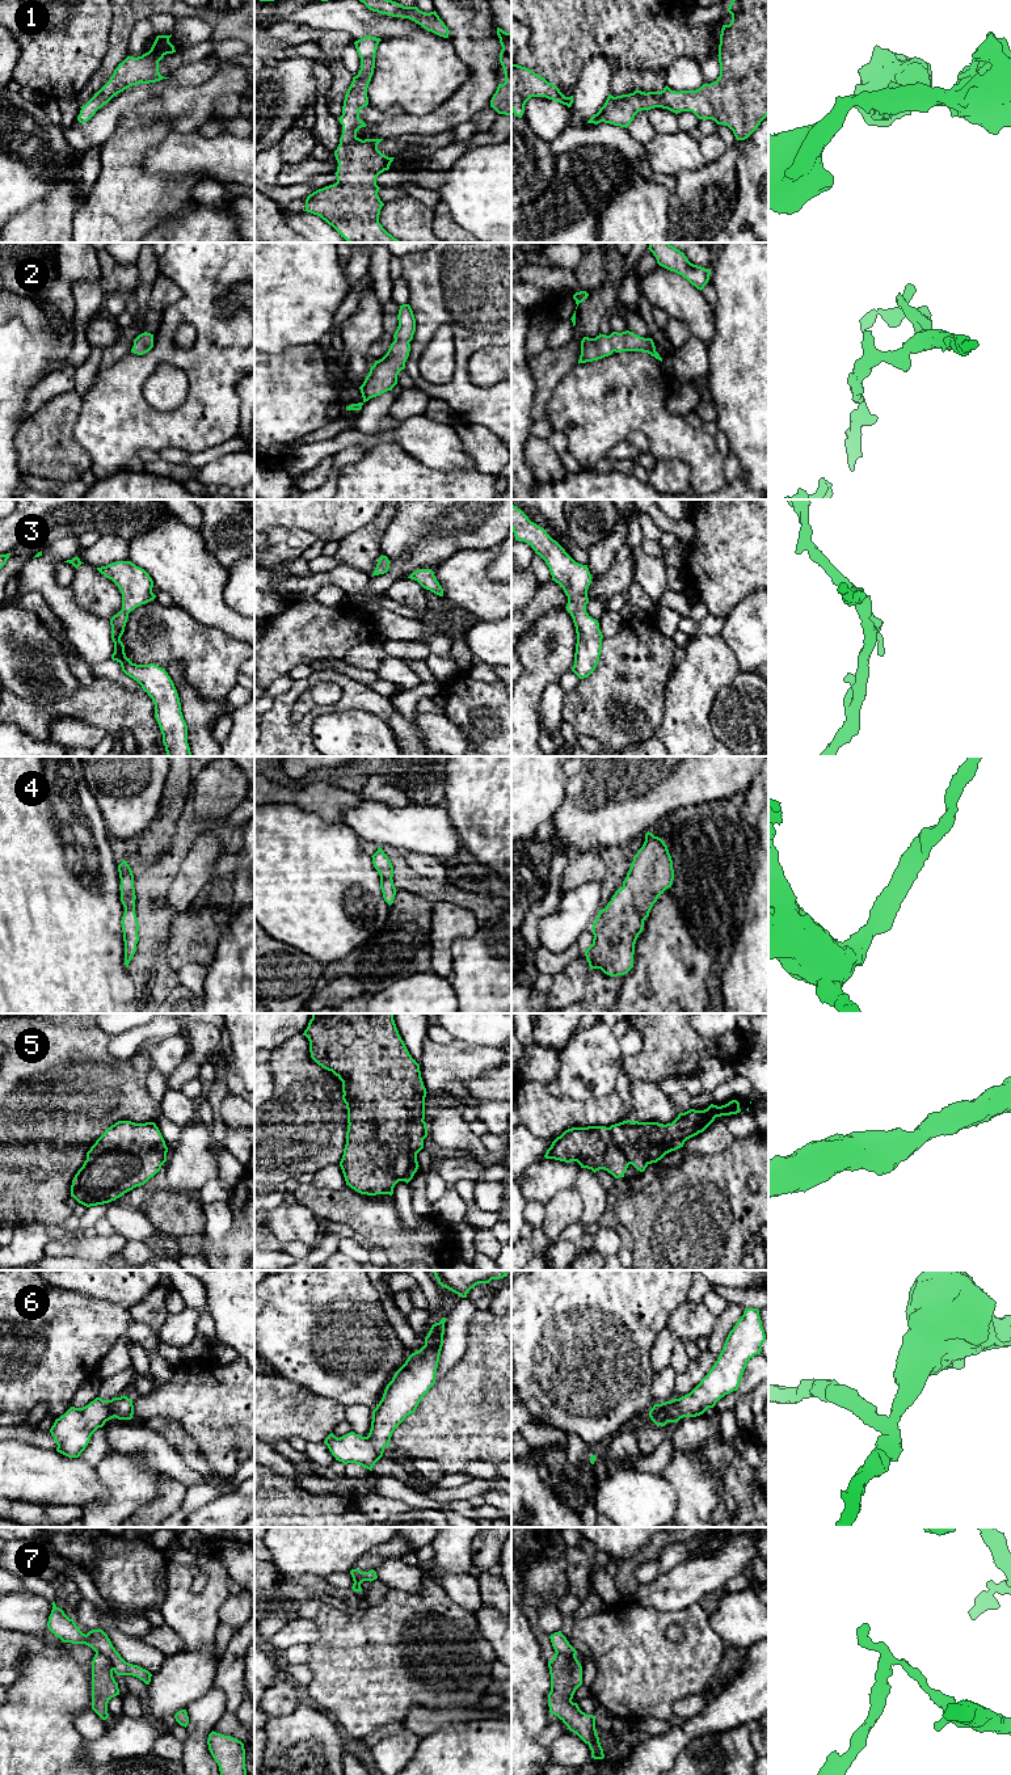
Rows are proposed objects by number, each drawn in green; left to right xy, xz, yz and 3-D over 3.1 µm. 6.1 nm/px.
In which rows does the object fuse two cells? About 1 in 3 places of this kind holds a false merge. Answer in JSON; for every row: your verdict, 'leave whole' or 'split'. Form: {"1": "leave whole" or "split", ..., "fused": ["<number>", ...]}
{"1": "leave whole", "2": "leave whole", "3": "leave whole", "4": "leave whole", "5": "leave whole", "6": "leave whole", "7": "split", "fused": ["7"]}

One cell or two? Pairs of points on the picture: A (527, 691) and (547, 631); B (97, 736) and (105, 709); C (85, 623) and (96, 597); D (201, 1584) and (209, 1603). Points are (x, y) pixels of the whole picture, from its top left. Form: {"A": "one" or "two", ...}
{"A": "one", "B": "two", "C": "two", "D": "two"}

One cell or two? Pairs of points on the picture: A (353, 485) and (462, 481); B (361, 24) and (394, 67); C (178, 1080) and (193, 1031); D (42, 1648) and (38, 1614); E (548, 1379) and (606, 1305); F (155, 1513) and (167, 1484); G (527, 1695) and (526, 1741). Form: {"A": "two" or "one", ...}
{"A": "one", "B": "two", "C": "one", "D": "two", "E": "one", "F": "one", "G": "one"}

